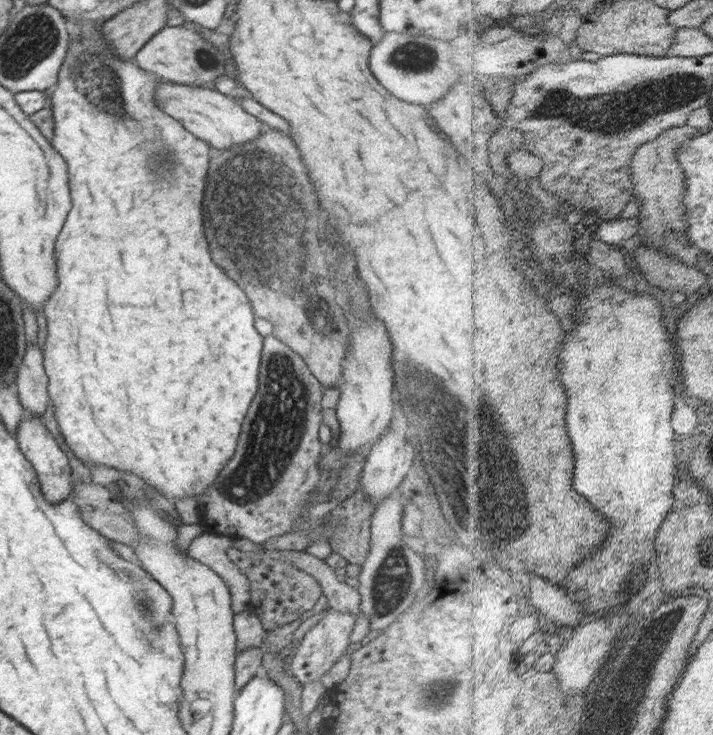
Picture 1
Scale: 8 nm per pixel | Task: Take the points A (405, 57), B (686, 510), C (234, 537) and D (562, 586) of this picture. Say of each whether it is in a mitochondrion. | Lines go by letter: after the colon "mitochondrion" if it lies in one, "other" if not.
A: mitochondrion
B: other
C: other
D: other

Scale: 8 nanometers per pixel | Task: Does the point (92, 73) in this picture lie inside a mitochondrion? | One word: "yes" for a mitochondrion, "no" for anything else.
yes

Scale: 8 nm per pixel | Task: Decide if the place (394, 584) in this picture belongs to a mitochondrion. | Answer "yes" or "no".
yes

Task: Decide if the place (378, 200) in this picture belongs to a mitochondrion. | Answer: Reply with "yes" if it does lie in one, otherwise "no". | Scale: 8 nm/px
no

